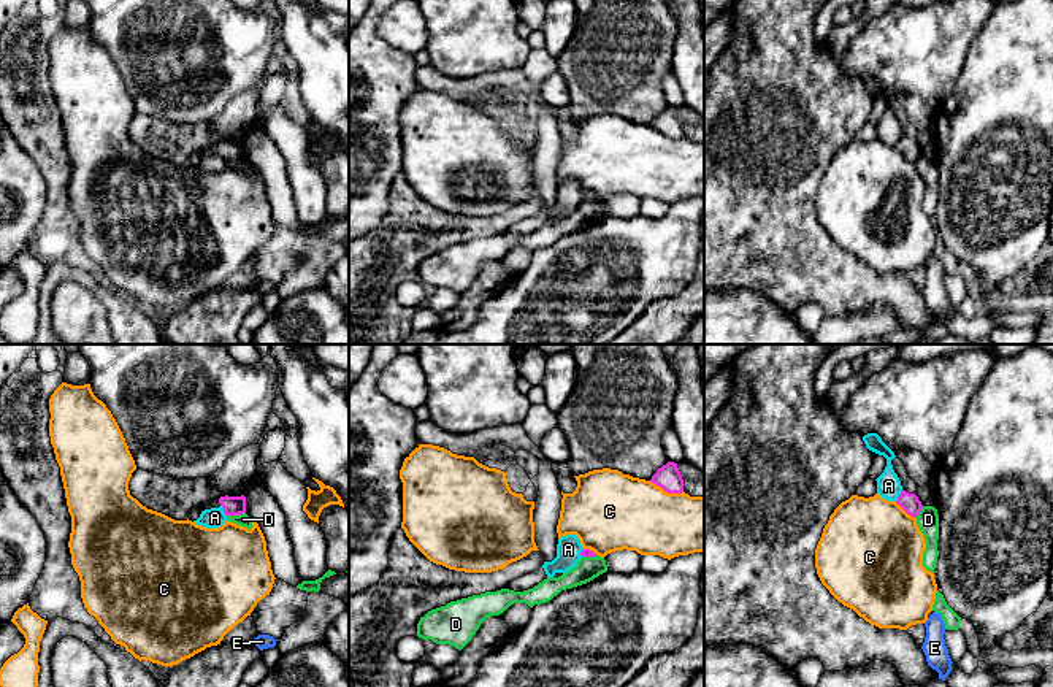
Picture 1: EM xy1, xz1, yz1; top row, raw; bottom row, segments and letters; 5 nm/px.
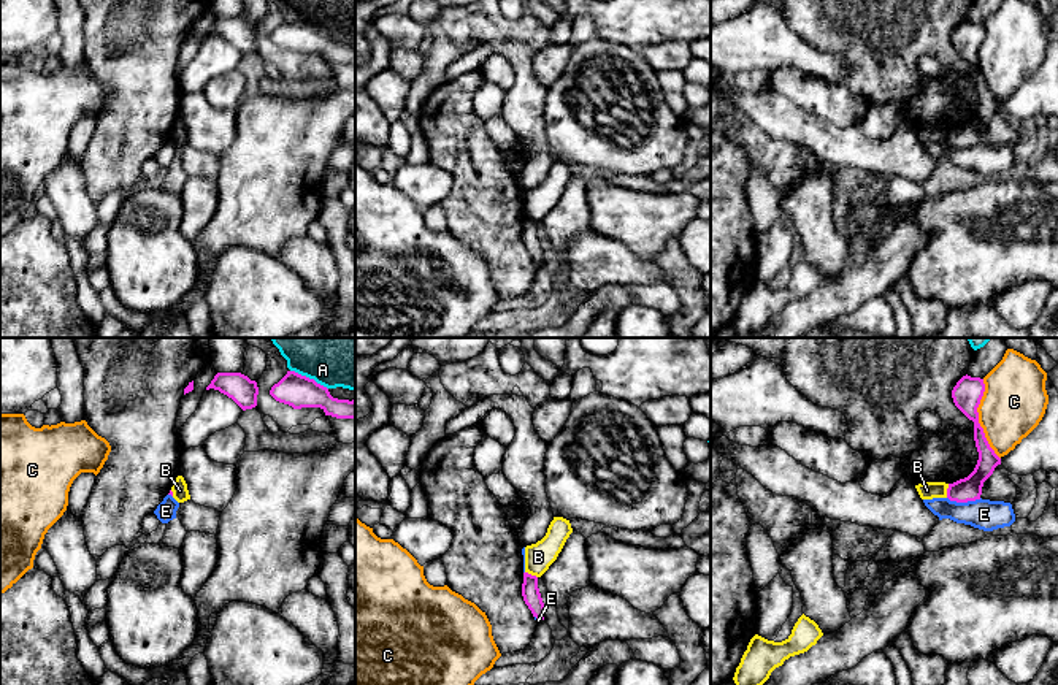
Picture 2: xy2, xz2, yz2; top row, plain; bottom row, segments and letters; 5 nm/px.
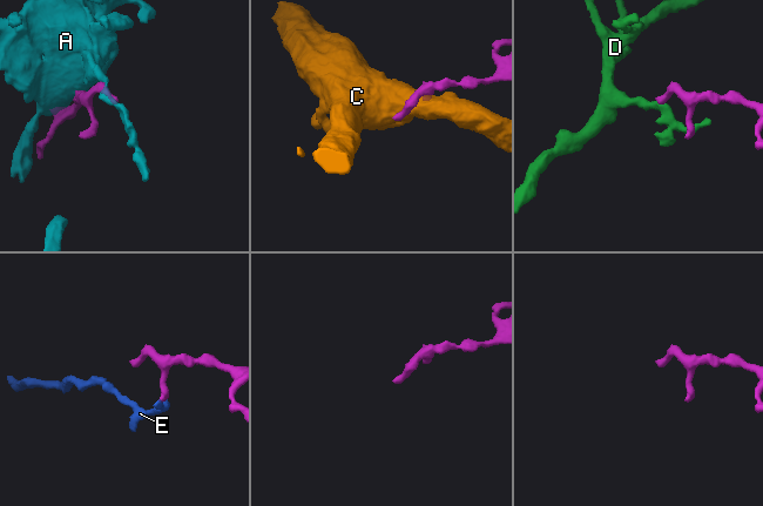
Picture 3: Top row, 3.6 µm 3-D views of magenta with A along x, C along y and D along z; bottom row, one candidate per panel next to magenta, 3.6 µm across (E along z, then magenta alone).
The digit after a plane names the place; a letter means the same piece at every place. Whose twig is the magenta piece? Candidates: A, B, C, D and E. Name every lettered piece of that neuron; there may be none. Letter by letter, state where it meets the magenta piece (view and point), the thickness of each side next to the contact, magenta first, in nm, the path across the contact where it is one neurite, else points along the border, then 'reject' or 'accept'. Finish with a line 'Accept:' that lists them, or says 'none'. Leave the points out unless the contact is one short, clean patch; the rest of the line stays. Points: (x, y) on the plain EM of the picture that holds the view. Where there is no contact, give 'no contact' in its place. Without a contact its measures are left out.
A: contact xy2 (308, 22); calibres 170 and 180 nm; reject
B: contact yz2 (947, 135); calibres 130 and 90 nm; border yz2 (949, 129), (946, 141); reject
C: contact yz2 (977, 64); calibres 150 and 320 nm; reject
D: contact xy1 (235, 159); calibres 100 and 60 nm; border xy1 (245, 156), (227, 161); reject
E: contact yz2 (965, 146); calibres 130 and 160 nm; border yz2 (947, 141), (957, 146), (981, 143); reject
Accept: none

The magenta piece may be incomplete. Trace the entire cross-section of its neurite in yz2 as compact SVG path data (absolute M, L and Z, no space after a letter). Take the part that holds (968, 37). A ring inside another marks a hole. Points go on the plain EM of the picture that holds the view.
M963 21L952 35L955 51L974 67L974 86L979 105L974 116L953 128L949 128L947 143L956 147L980 144L983 127L1001 109L1001 103L990 92L983 73L979 68L977 52L985 36L983 24Z

